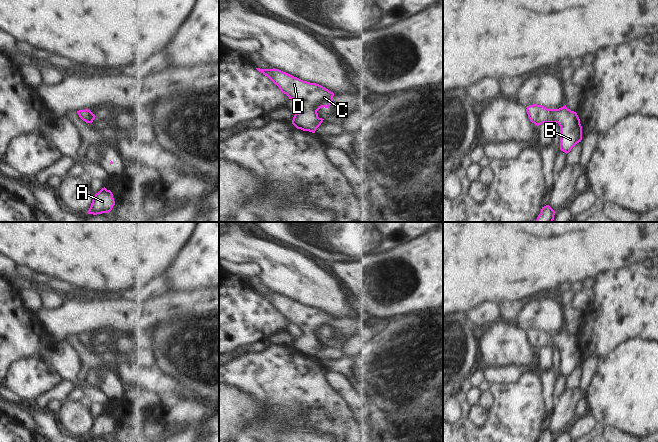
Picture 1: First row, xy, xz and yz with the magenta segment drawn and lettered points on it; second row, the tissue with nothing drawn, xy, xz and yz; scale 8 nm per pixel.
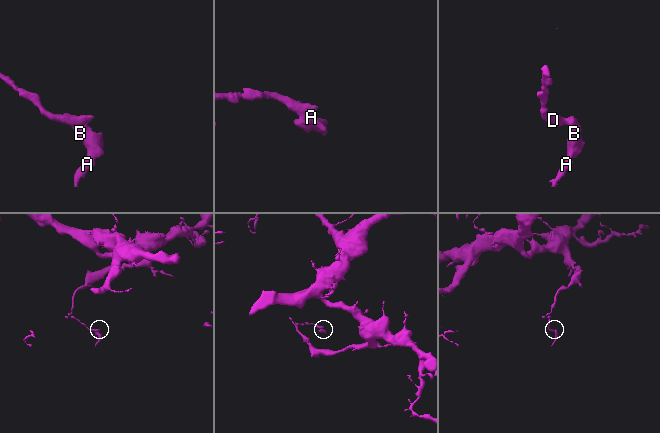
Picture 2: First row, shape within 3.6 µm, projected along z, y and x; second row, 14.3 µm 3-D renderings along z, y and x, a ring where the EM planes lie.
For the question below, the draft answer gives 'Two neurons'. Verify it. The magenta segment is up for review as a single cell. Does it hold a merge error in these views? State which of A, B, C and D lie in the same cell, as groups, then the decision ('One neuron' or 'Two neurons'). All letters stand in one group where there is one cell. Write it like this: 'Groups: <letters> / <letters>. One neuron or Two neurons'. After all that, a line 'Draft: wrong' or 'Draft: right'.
Groups: A B C D. One neuron.
Draft: wrong

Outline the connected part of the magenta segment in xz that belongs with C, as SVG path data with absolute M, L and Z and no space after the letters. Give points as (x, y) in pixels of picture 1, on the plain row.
M256 293L277 309L289 323L297 325L302 331L300 337L295 337L292 348L297 353L315 357L324 344L318 341L317 335L331 329L334 317L319 308L303 305L279 293Z

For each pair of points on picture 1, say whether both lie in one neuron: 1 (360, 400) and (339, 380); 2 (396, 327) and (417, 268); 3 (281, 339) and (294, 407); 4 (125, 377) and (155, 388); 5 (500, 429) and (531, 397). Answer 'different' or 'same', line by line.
1: same
2: different
3: different
4: same
5: same

